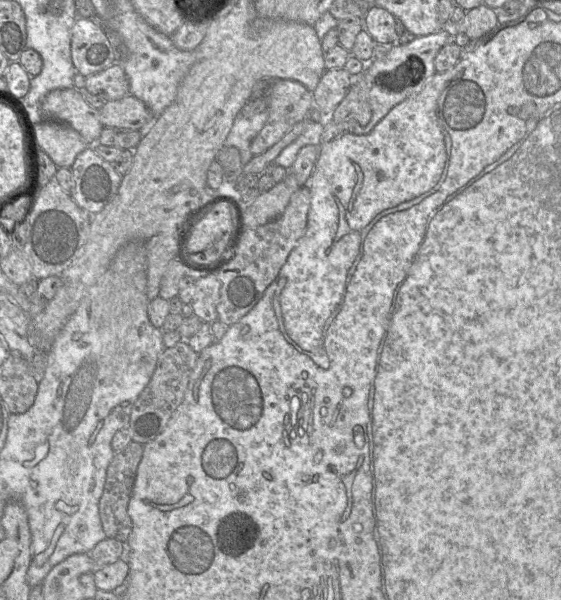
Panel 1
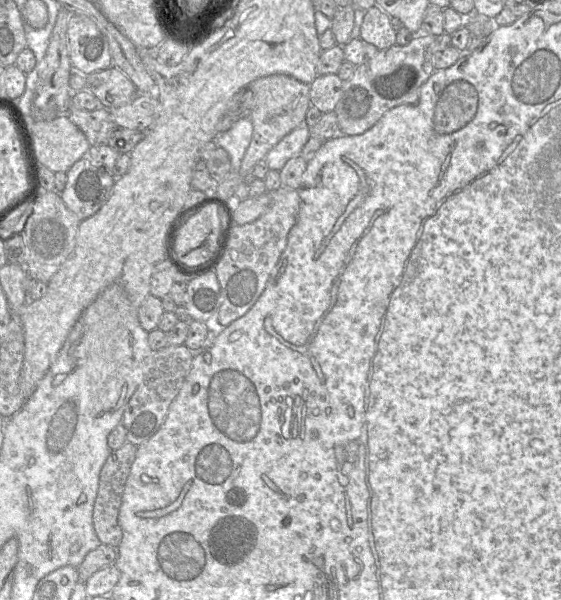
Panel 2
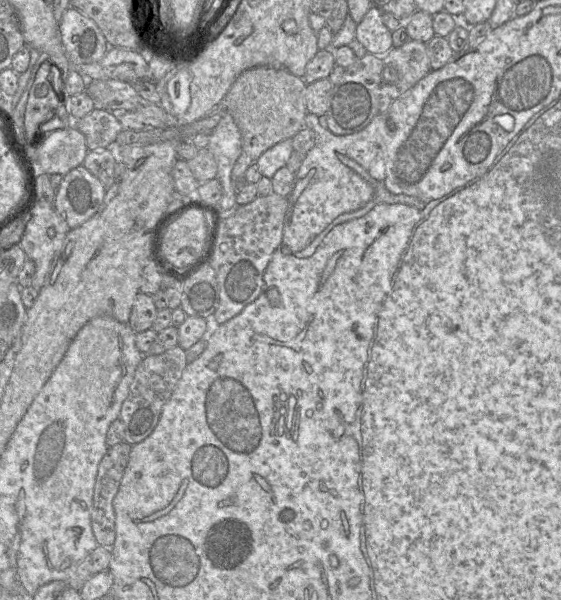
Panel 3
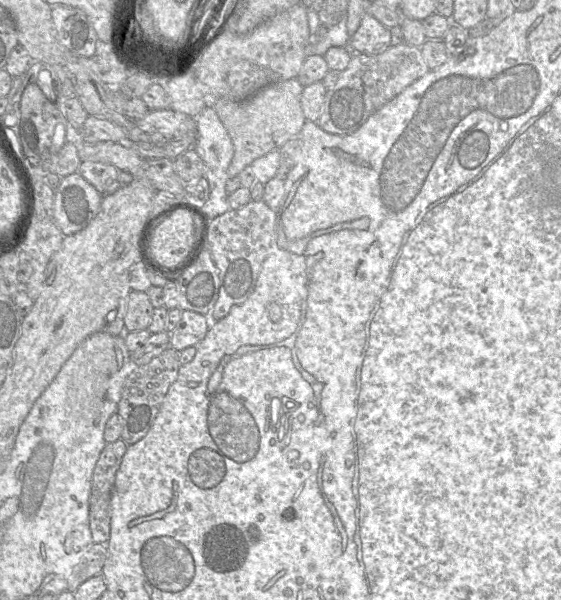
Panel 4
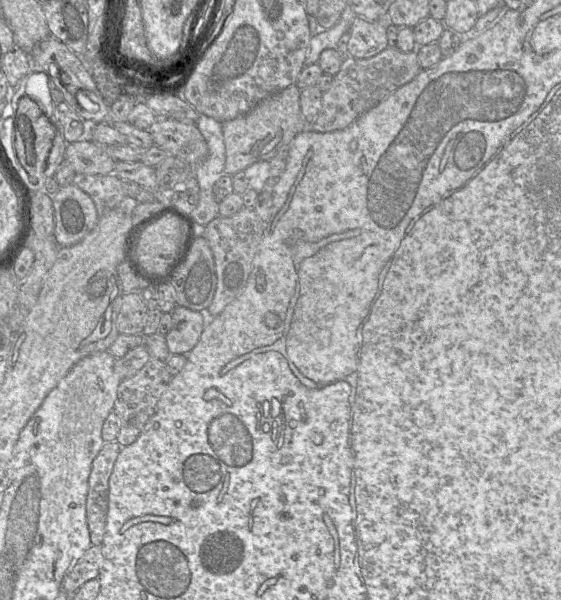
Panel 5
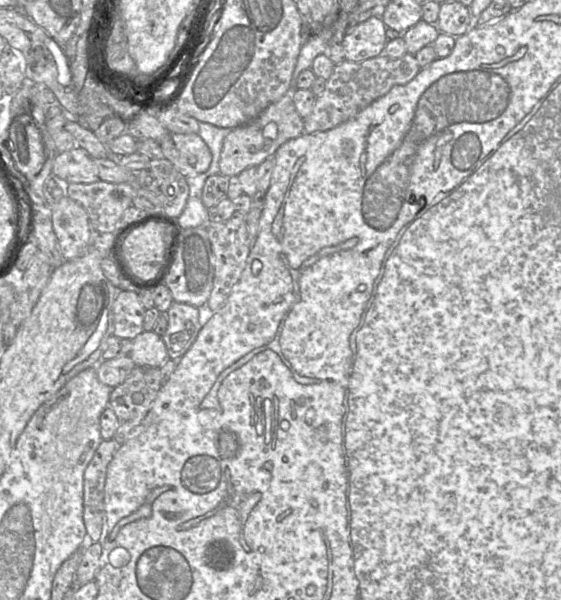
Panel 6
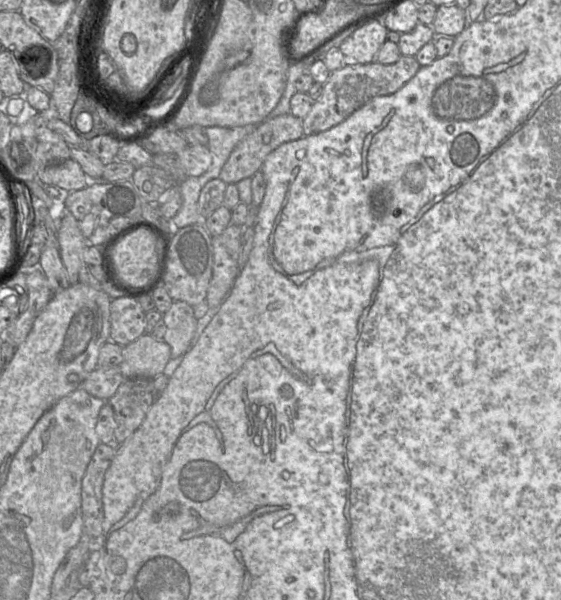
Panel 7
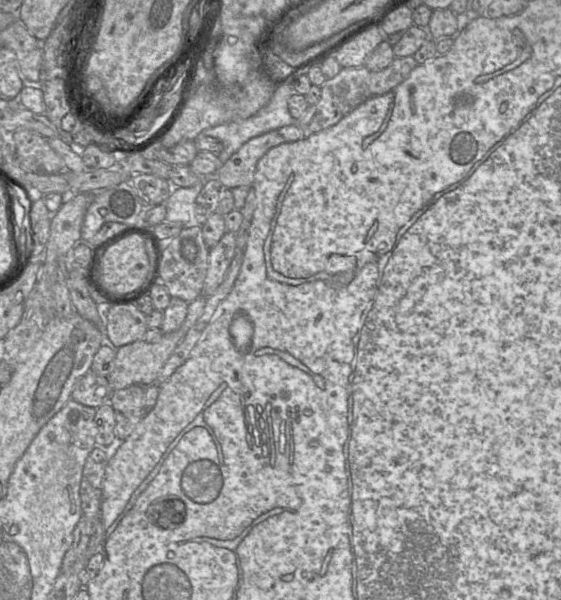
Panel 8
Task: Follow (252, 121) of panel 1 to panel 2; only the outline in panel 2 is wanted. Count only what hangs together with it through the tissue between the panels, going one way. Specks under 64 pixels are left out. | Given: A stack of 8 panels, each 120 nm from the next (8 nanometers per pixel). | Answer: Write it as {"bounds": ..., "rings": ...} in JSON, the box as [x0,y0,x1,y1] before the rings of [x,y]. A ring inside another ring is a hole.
{"bounds":[216,116,253,171],"rings":[[[242,116],[237,122],[221,134],[217,134],[216,145],[227,151],[230,156],[233,171],[240,171],[244,154],[250,144],[253,125],[247,116]]]}

